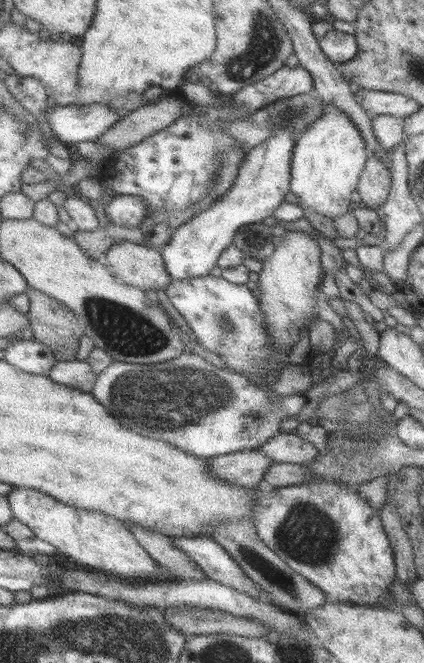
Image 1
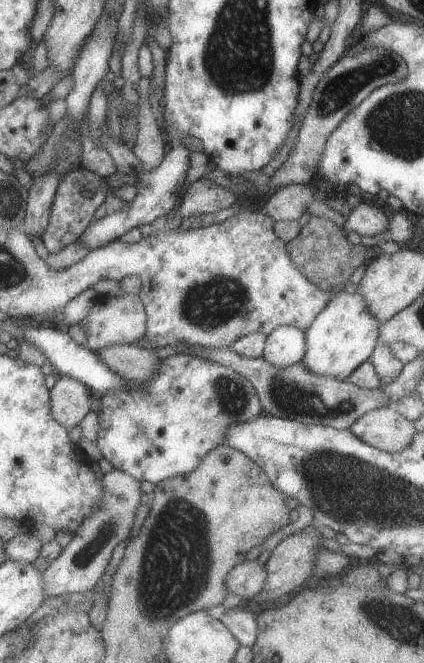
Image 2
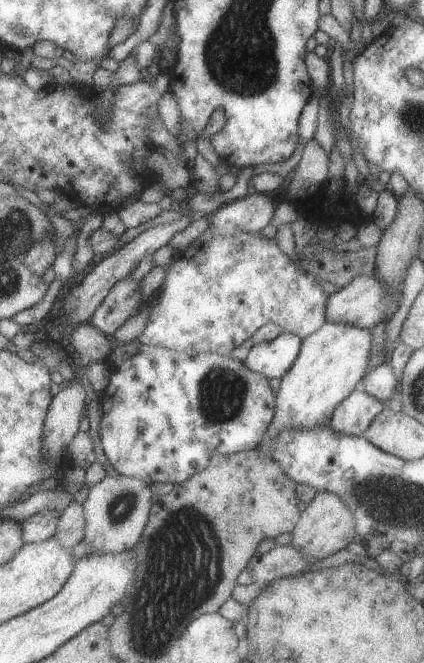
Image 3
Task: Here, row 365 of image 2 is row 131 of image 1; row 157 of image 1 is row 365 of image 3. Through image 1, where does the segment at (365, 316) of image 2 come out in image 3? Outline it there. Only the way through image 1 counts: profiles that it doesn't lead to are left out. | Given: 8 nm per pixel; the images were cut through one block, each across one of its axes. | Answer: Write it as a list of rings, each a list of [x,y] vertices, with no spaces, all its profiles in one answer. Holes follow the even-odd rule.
[[[331,320],[325,322],[319,332],[304,338],[299,358],[281,379],[275,418],[259,449],[273,458],[271,454],[275,450],[275,442],[279,442],[279,434],[283,434],[283,430],[313,430],[331,424],[338,406],[354,393],[357,384],[366,377],[373,345],[371,330]]]

